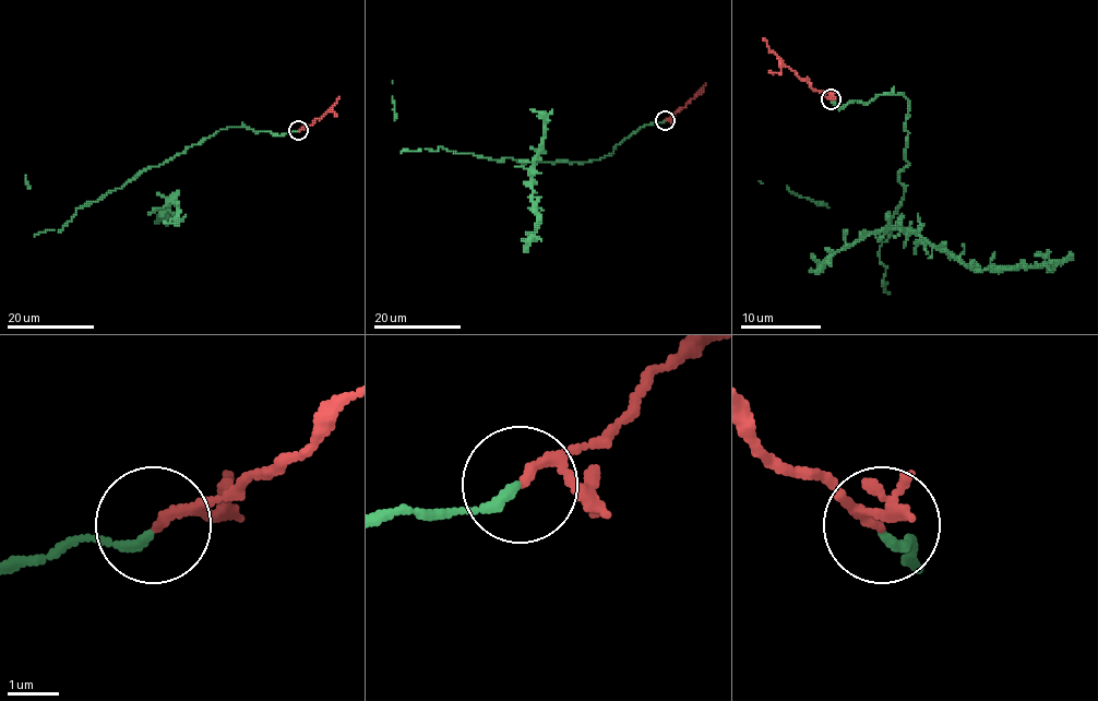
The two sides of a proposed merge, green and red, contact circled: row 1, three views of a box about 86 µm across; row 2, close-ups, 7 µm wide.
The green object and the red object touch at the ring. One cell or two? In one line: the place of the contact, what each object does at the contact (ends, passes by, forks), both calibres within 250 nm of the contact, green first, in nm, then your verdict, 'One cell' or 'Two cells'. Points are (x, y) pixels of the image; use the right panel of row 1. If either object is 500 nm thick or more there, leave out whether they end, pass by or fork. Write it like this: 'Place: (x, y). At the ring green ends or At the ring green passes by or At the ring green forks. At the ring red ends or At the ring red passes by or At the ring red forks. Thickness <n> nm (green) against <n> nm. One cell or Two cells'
Place: (831, 99). At the ring green ends. At the ring red passes by. Thickness 190 nm (green) against 140 nm. One cell

